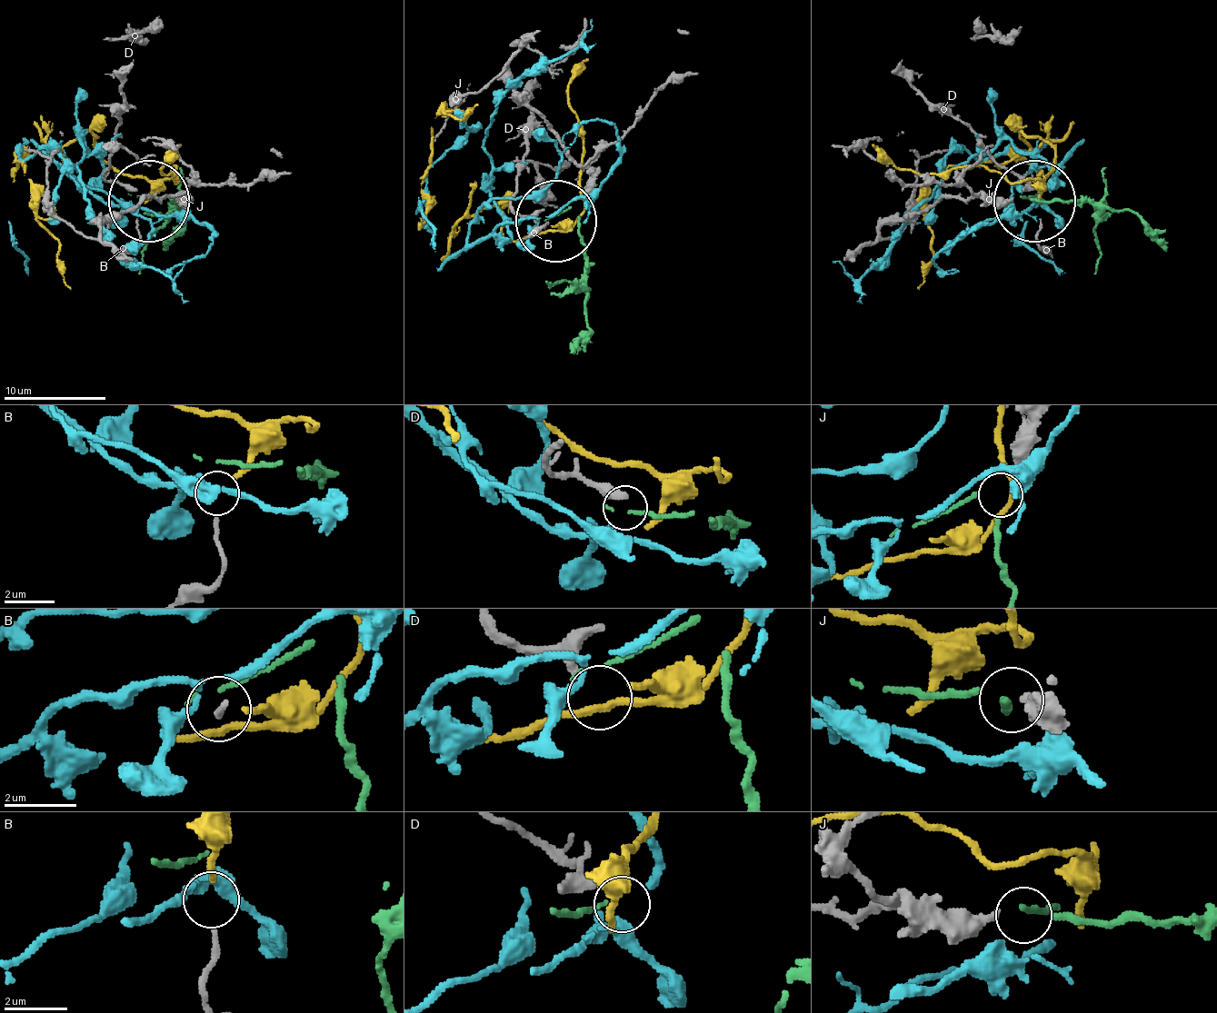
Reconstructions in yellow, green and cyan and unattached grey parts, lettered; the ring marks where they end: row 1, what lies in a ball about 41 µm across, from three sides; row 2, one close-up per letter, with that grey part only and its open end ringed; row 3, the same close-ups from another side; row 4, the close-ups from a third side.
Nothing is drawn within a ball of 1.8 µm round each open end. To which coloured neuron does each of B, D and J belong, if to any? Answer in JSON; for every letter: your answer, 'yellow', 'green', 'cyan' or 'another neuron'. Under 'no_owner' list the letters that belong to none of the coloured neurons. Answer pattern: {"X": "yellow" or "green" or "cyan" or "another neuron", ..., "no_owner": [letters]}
{"B": "yellow", "D": "another neuron", "J": "green", "no_owner": ["D"]}

